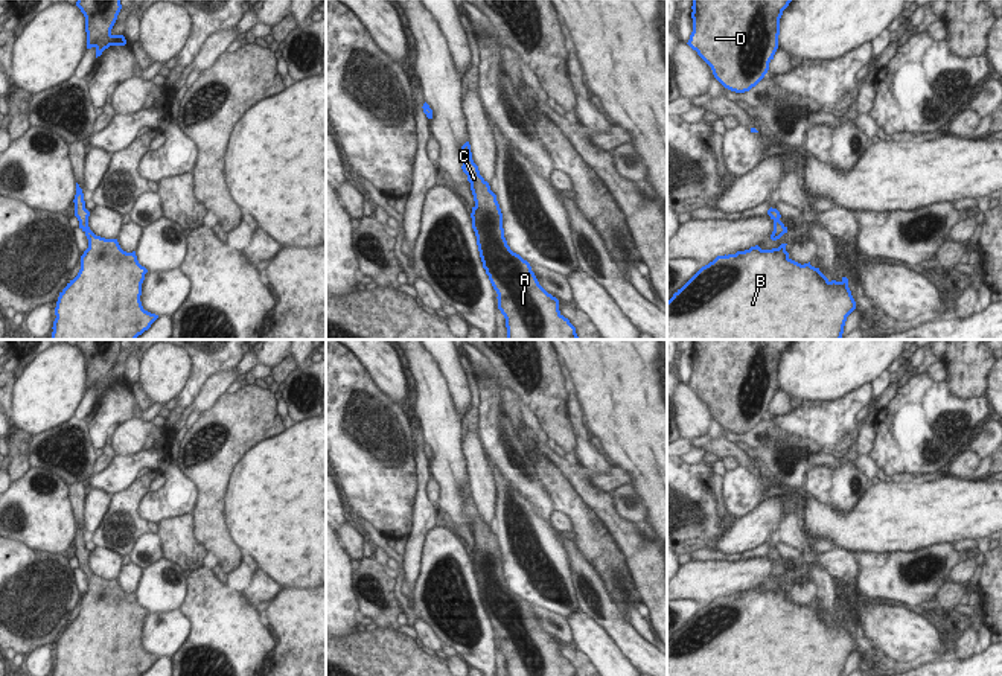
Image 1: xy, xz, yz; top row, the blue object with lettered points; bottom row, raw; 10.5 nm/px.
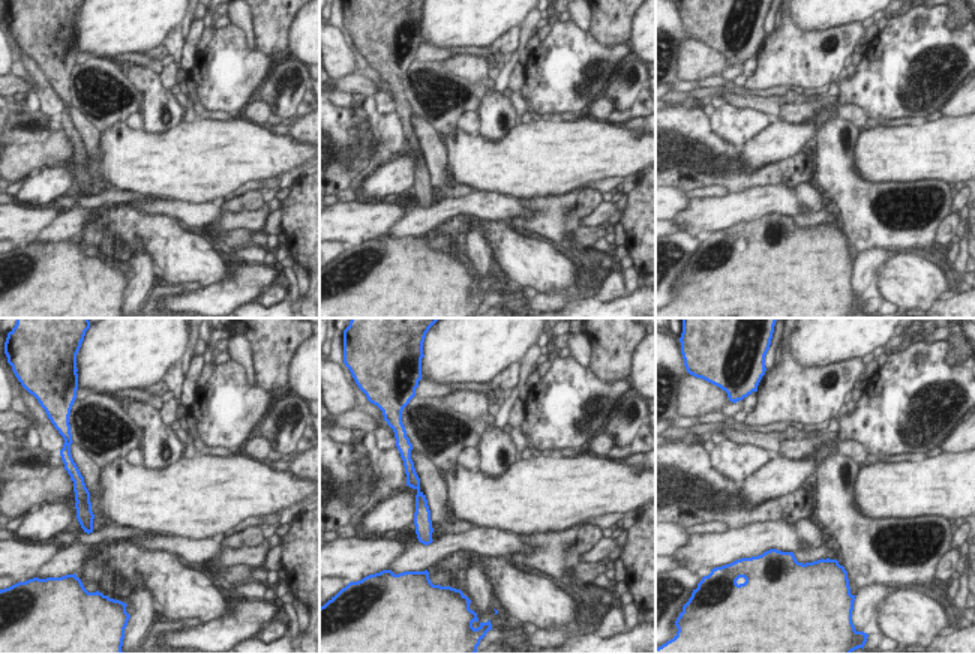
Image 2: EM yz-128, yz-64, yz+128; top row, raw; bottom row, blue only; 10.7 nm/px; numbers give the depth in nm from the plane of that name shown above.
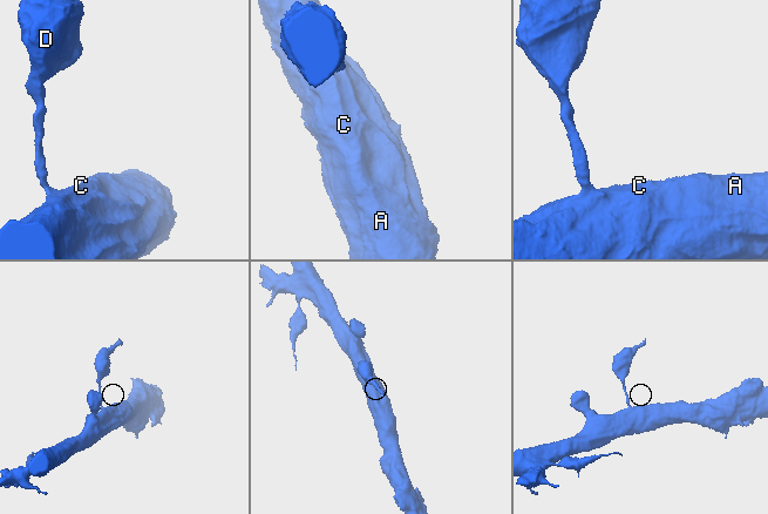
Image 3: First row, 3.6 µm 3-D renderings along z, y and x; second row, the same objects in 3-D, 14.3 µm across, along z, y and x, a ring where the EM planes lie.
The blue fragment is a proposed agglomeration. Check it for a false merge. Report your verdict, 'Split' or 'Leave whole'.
Leave whole.

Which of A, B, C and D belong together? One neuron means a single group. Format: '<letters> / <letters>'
A B C D

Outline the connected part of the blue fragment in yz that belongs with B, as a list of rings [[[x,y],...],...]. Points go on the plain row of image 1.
[[[787,585],[761,591],[758,586],[736,595],[717,597],[702,607],[667,643],[667,676],[842,676],[847,658],[856,650],[848,620],[828,621],[819,609],[789,598]]]

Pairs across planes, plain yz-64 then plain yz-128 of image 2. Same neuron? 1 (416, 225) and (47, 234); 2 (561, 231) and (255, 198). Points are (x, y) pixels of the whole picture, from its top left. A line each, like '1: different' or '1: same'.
1: same
2: same

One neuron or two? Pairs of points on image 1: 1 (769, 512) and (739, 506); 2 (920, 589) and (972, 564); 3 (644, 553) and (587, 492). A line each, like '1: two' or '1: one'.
1: two
2: two
3: one

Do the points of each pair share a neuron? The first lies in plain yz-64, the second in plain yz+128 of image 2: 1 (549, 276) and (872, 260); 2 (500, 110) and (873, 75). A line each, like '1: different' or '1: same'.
1: different
2: different

